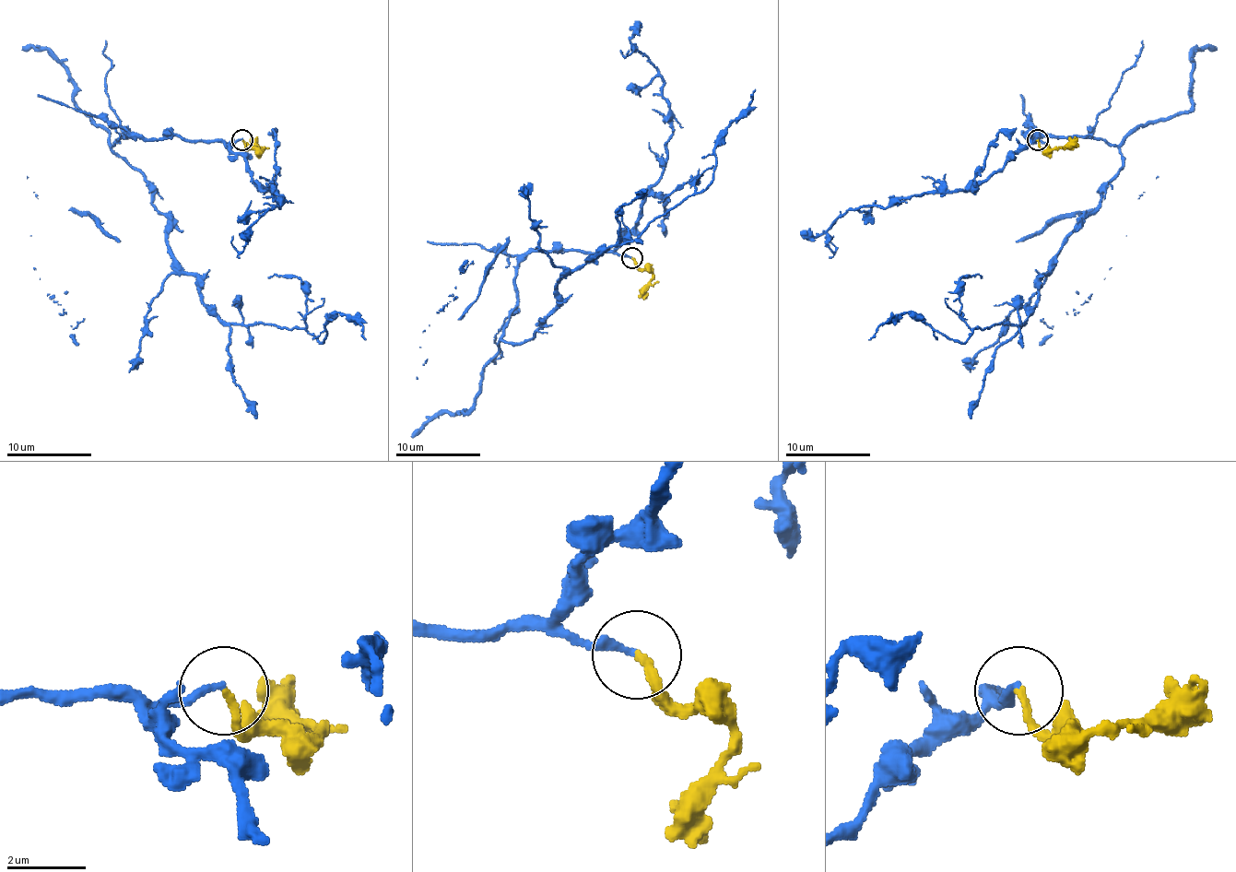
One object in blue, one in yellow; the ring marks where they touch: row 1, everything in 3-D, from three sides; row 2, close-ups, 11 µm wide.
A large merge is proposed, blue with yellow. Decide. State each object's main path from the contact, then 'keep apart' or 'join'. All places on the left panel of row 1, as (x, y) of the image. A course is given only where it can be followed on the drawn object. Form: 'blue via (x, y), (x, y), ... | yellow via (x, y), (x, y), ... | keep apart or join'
blue via (241, 139), (112, 147), (227, 322), (321, 341), (337, 313), (365, 339) | yellow via (241, 139), (246, 147), (263, 147), (254, 144) | join

